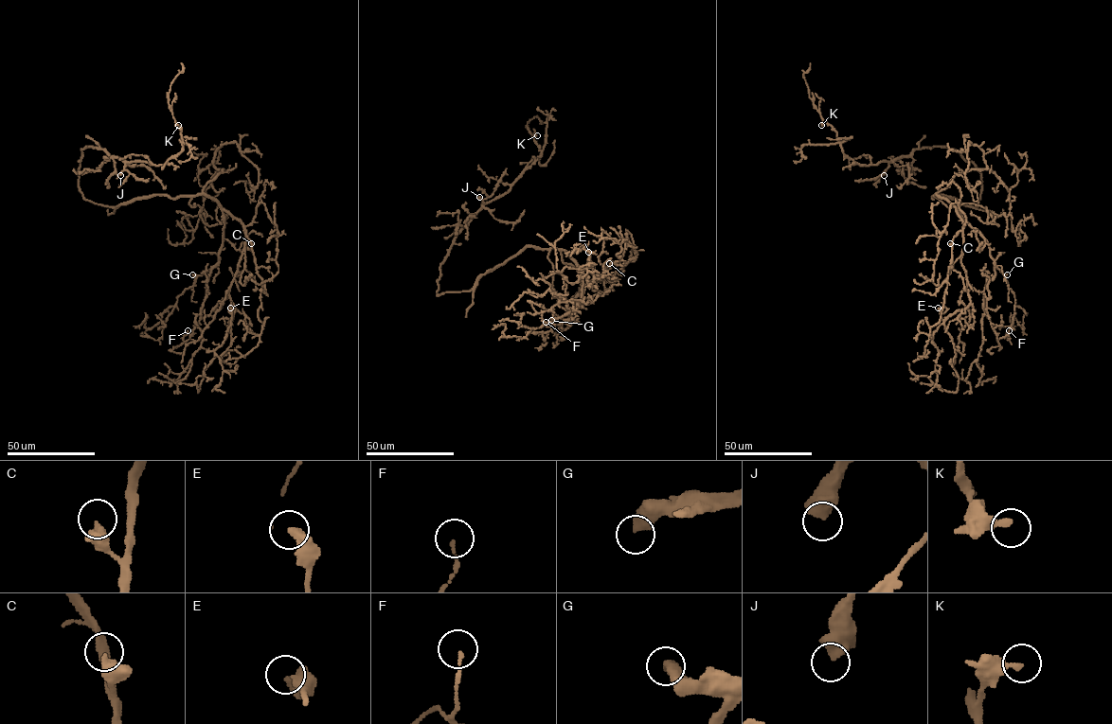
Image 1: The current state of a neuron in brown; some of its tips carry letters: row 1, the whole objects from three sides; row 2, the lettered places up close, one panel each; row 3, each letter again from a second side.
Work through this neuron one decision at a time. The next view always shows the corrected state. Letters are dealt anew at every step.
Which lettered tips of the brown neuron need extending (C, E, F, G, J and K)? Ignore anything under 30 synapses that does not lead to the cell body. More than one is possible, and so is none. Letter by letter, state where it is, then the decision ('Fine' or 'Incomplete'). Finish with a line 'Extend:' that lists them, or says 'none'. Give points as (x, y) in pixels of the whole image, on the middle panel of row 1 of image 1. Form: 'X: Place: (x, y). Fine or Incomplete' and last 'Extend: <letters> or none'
C: Place: (609, 263). Fine
E: Place: (588, 252). Fine
F: Place: (546, 322). Fine
G: Place: (551, 320). Incomplete
J: Place: (479, 197). Fine
K: Place: (537, 135). Fine
Extend: G

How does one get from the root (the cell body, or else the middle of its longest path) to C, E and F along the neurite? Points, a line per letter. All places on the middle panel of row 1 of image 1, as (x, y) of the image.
C: (495, 268), (527, 246), (564, 250), (582, 269), (600, 276), (604, 275), (609, 263)
E: (495, 268), (527, 246), (564, 250), (582, 269), (603, 276), (587, 281), (591, 283), (594, 273), (588, 252)
F: (495, 268), (527, 246), (567, 254), (582, 274), (582, 298), (568, 309), (561, 297), (542, 311), (546, 322)

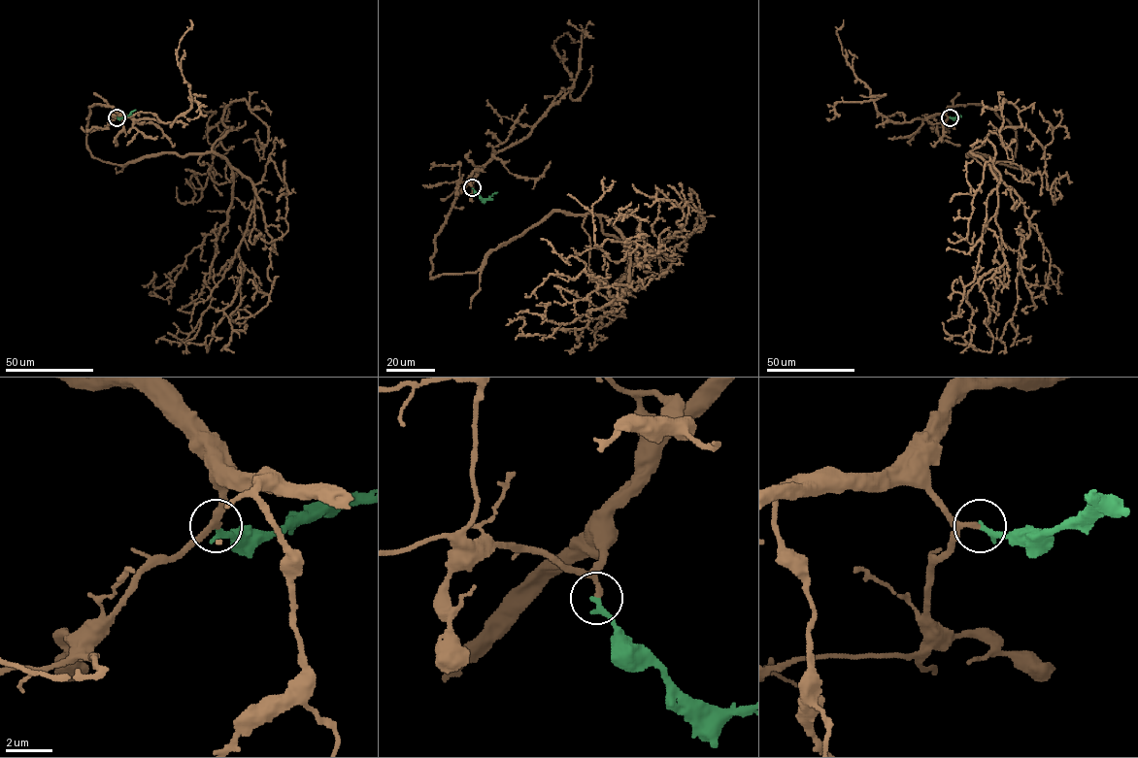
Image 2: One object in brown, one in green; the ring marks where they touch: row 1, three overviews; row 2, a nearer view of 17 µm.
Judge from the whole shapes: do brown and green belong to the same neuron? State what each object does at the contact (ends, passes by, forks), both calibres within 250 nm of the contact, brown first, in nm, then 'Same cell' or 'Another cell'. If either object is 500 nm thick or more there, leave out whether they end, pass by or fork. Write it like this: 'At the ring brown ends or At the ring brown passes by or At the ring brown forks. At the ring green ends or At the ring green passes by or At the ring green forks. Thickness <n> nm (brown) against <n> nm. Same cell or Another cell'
At the ring brown passes by. At the ring green ends. Thickness 160 nm (brown) against 260 nm. Same cell

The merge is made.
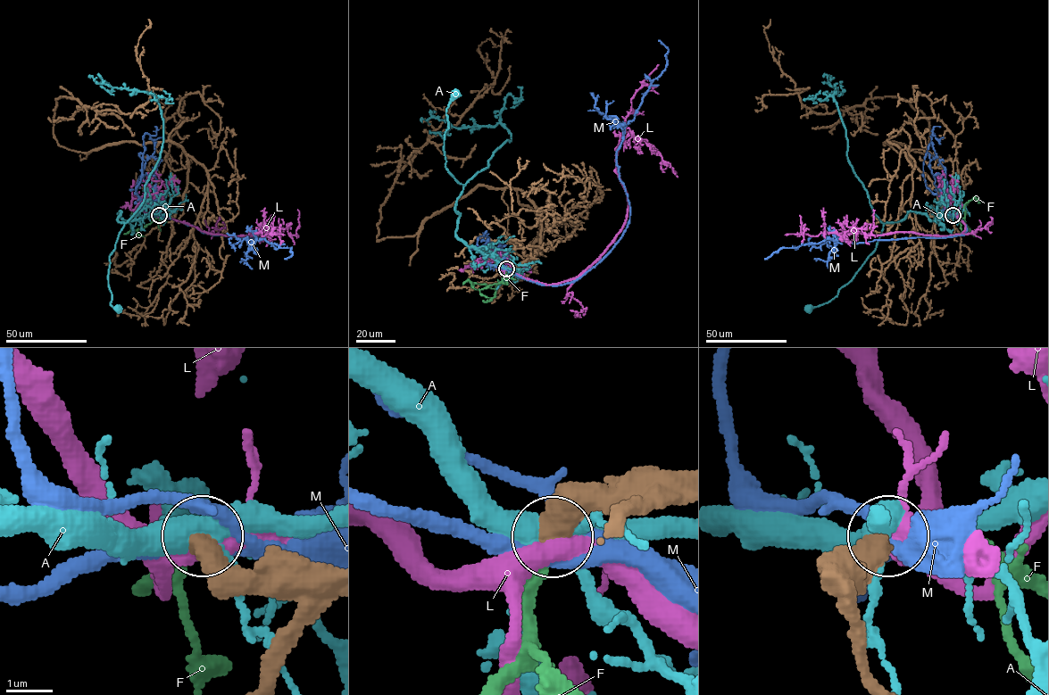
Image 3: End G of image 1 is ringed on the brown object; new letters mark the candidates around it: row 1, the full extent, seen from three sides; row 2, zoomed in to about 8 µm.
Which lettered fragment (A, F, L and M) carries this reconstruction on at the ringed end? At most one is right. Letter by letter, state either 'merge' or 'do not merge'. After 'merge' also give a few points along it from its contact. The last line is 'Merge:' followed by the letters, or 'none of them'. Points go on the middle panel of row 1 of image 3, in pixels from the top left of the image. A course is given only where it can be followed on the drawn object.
A: do not merge
F: merge; course (506, 268), (502, 278), (504, 283), (495, 288), (471, 283)
L: do not merge
M: do not merge
Merge: F

